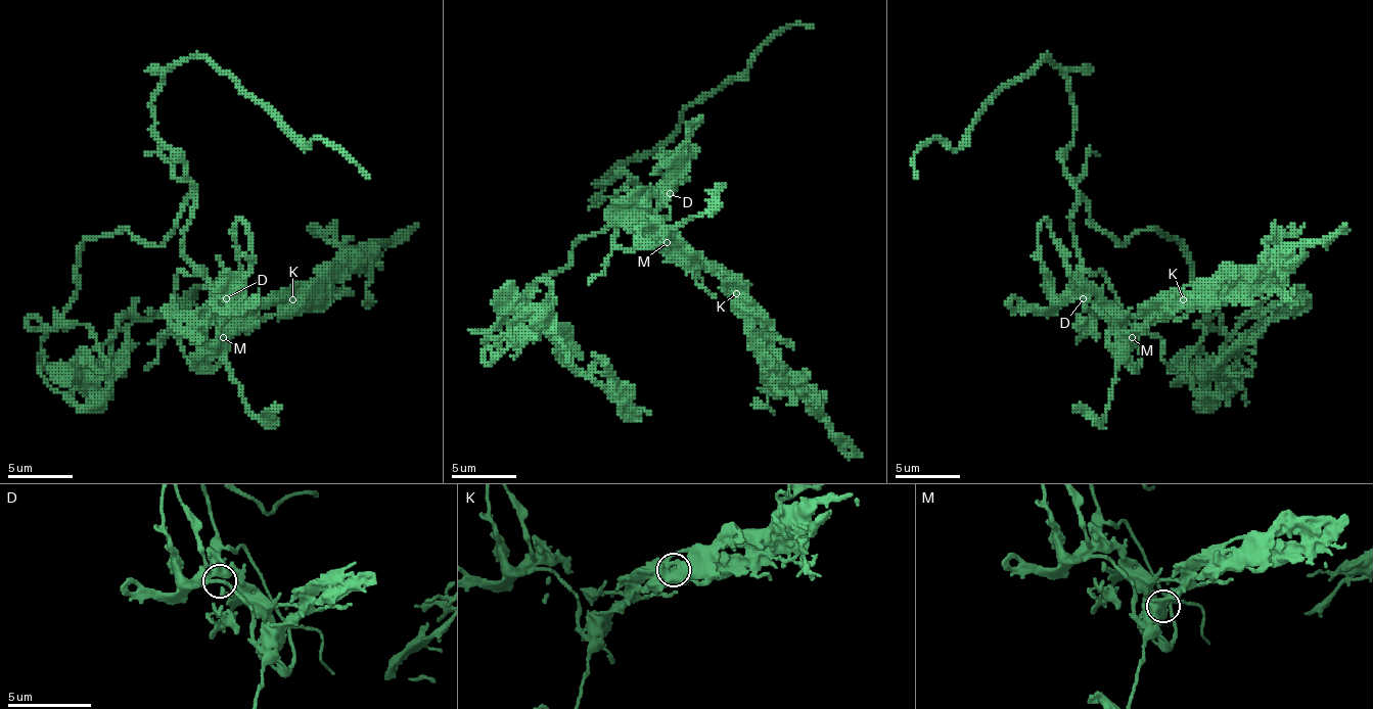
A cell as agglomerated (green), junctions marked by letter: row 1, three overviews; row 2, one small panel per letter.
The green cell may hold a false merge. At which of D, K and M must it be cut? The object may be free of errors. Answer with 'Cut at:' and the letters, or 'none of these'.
Cut at: none of these

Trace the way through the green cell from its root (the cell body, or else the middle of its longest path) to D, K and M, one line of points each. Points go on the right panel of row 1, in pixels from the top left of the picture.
D: (1087, 204), (1080, 197), (1070, 221), (1070, 230), (1080, 256), (1080, 295), (1083, 298)
K: (1087, 204), (1080, 197), (1070, 221), (1083, 288), (1096, 288), (1126, 315), (1142, 318), (1184, 298)
M: (1087, 204), (1080, 197), (1070, 221), (1080, 260), (1080, 288), (1115, 334), (1132, 337)

